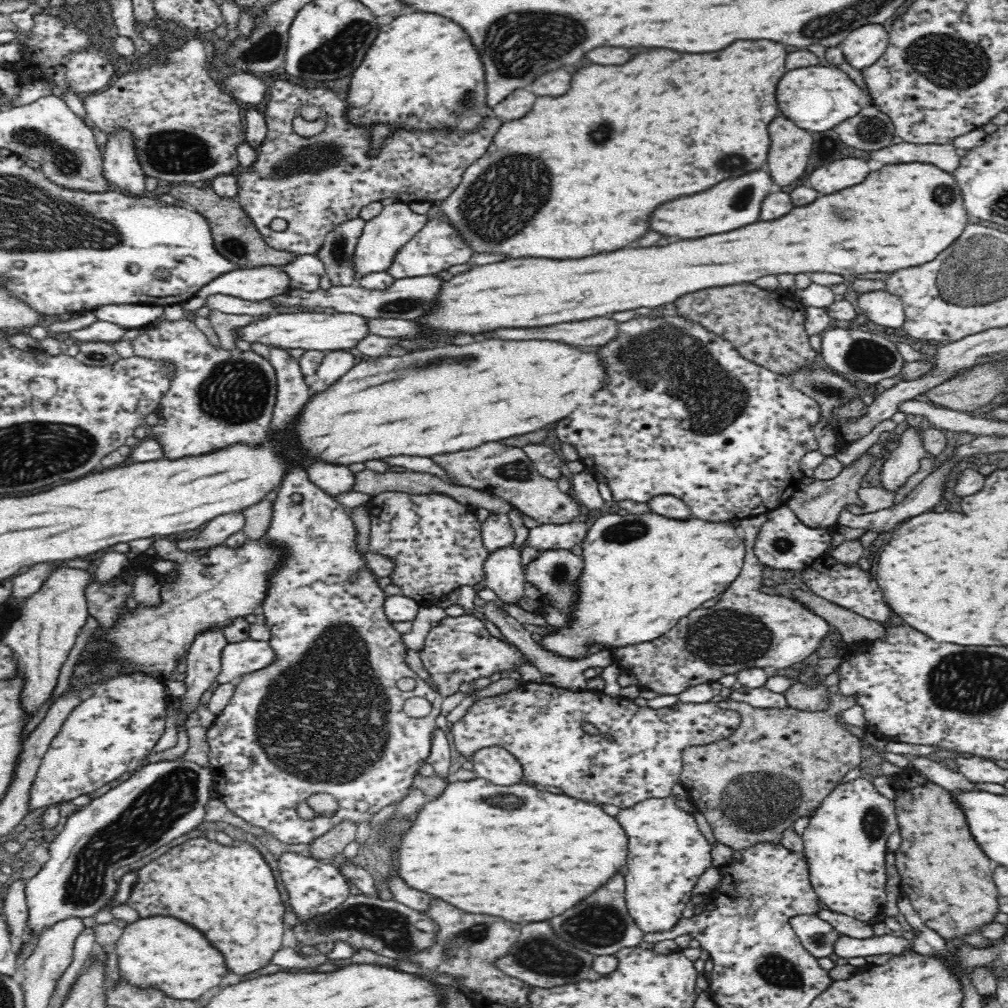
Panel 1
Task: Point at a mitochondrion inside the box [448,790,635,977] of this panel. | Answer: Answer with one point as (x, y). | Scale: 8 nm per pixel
(600, 924)

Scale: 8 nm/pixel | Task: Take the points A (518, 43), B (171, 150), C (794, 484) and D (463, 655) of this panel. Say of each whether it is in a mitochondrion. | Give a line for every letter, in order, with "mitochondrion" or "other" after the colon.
A: mitochondrion
B: mitochondrion
C: other
D: mitochondrion

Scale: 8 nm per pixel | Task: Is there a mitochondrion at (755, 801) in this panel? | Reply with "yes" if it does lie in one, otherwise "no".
yes

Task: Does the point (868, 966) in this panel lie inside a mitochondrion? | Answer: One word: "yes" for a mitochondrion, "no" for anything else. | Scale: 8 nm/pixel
no

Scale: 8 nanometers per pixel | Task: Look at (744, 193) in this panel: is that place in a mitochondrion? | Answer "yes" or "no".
yes

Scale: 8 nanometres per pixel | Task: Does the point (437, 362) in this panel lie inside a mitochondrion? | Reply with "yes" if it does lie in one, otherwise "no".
yes

